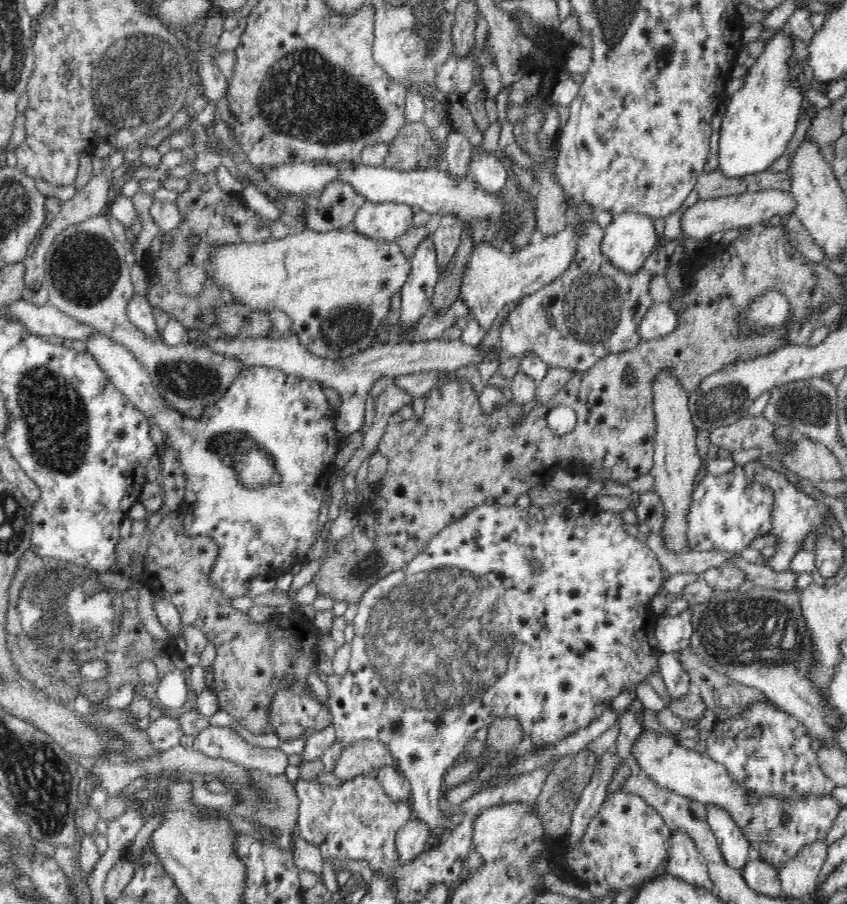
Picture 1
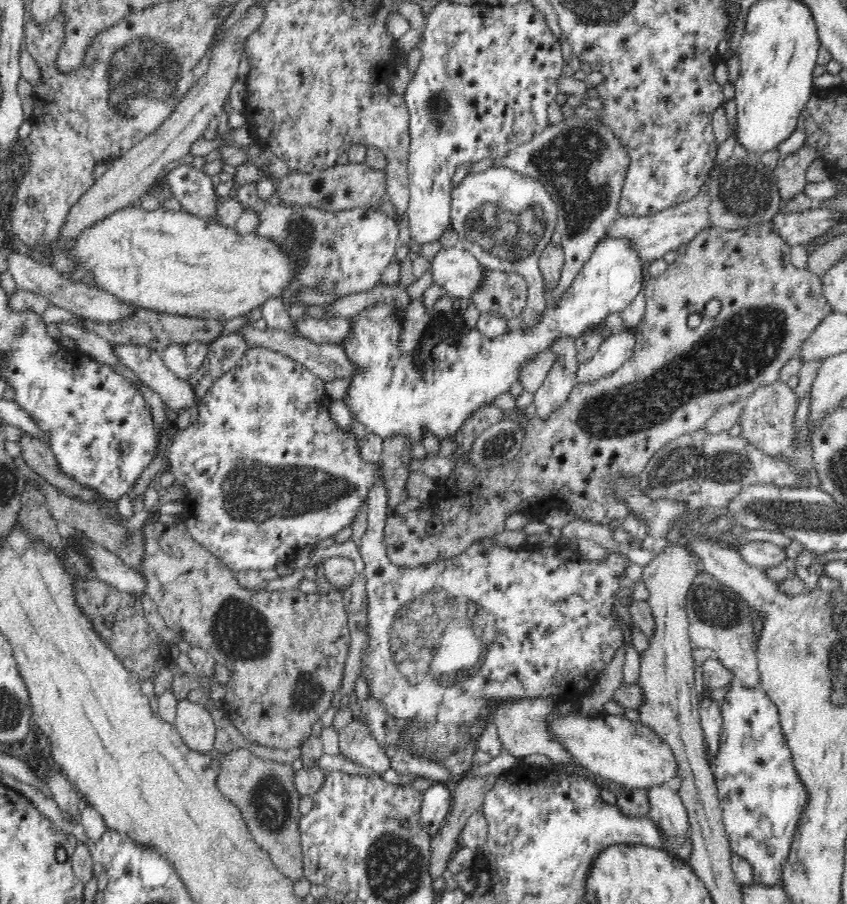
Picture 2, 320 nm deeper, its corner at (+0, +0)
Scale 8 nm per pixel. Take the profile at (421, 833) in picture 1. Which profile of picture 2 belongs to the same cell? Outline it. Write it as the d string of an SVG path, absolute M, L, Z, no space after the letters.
M434 782L423 792L420 825L435 835L446 820L453 804L452 784Z

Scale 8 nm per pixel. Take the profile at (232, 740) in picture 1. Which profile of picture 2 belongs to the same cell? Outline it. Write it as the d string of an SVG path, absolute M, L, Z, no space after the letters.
M182 697L177 704L173 723L186 746L199 753L212 754L216 727L208 710Z

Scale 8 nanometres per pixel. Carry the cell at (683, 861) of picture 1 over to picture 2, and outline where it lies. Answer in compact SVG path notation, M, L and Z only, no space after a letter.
M673 783L651 786L647 795L650 803L648 816L664 833L666 851L687 862L691 855L688 815L677 787Z

